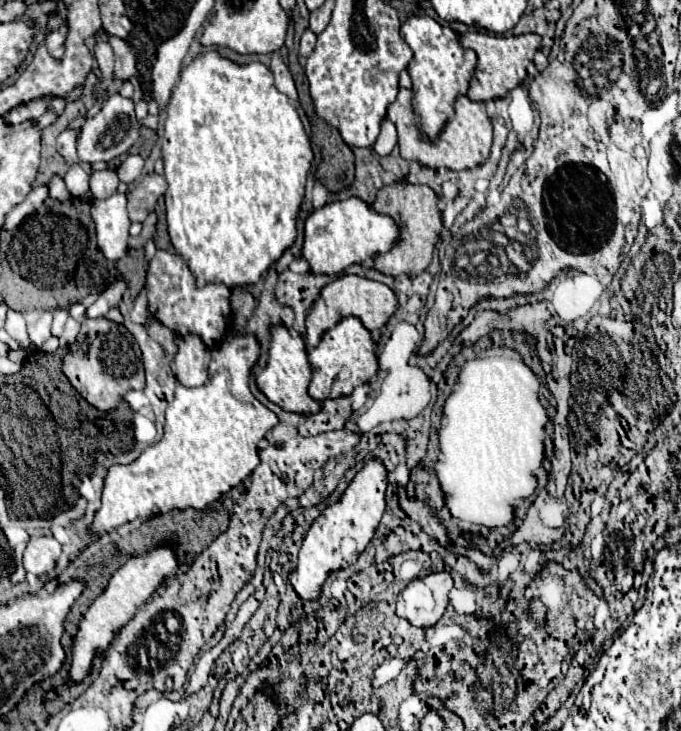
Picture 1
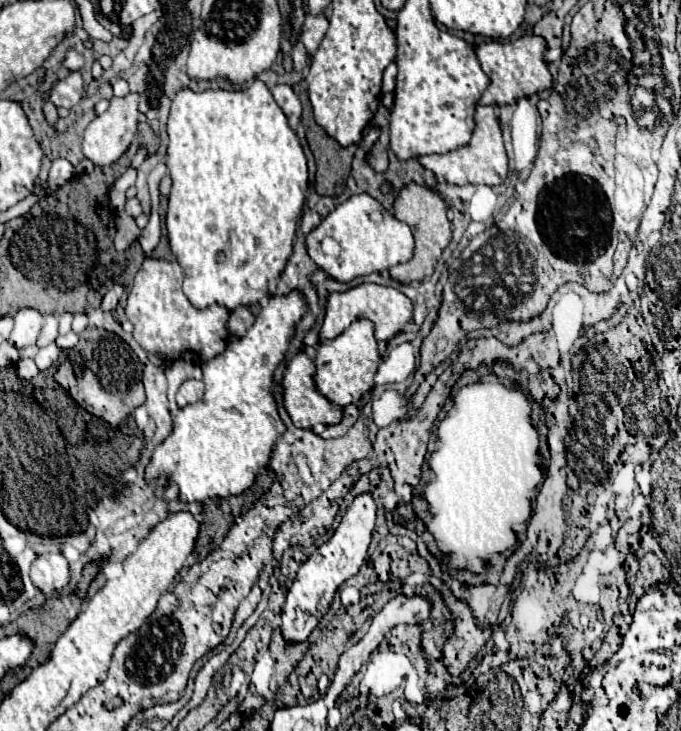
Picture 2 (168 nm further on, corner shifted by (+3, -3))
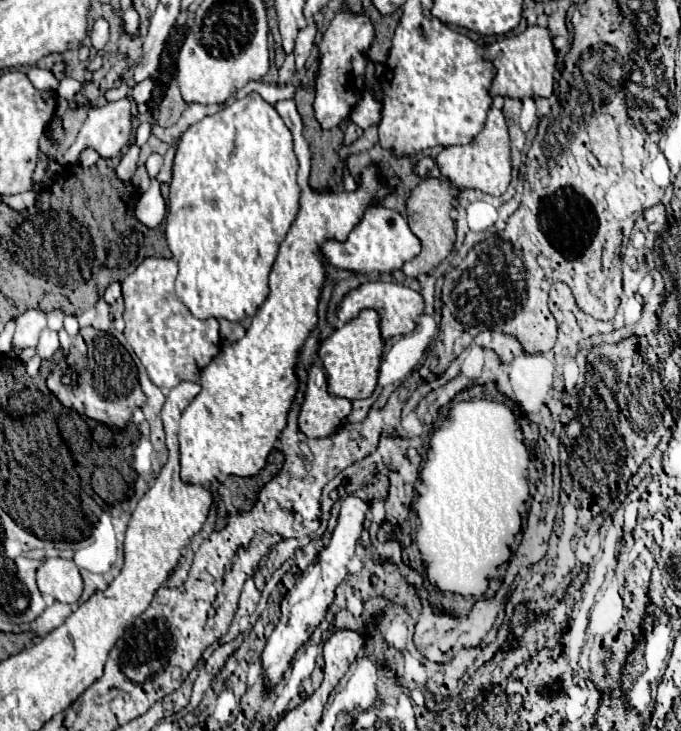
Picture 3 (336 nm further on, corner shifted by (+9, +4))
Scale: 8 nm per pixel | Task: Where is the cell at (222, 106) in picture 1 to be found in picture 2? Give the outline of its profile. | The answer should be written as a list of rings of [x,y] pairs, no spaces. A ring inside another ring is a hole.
[[[254,80],[246,90],[238,92],[226,92],[226,90],[206,90],[206,92],[192,92],[192,90],[180,90],[178,96],[172,102],[170,118],[168,118],[168,172],[172,176],[172,192],[168,196],[168,214],[166,214],[166,228],[168,228],[168,240],[174,256],[178,258],[180,266],[184,268],[184,294],[190,300],[190,304],[198,310],[204,310],[212,304],[224,306],[226,310],[236,310],[240,306],[252,306],[258,304],[262,298],[270,294],[270,282],[280,278],[290,254],[292,254],[292,238],[296,234],[296,224],[302,216],[304,206],[304,194],[308,190],[308,166],[304,150],[296,138],[296,134],[290,130],[288,120],[284,118],[284,112],[276,106],[270,90],[264,82]]]

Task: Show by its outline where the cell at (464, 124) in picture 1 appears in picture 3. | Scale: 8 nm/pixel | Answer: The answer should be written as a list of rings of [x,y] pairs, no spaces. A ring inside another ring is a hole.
[[[494,105],[488,109],[486,123],[482,131],[472,139],[470,145],[464,147],[444,147],[438,157],[436,165],[444,177],[456,187],[456,189],[480,189],[490,195],[502,195],[510,183],[510,145],[508,145],[508,127],[504,121],[504,115]]]

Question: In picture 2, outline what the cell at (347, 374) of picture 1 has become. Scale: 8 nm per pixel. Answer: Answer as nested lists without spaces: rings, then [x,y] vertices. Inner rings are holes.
[[[366,318],[356,320],[340,336],[322,342],[318,346],[316,376],[314,376],[316,388],[322,396],[326,396],[338,406],[356,404],[368,390],[372,390],[378,364],[380,364],[380,350],[374,338],[374,326]]]

